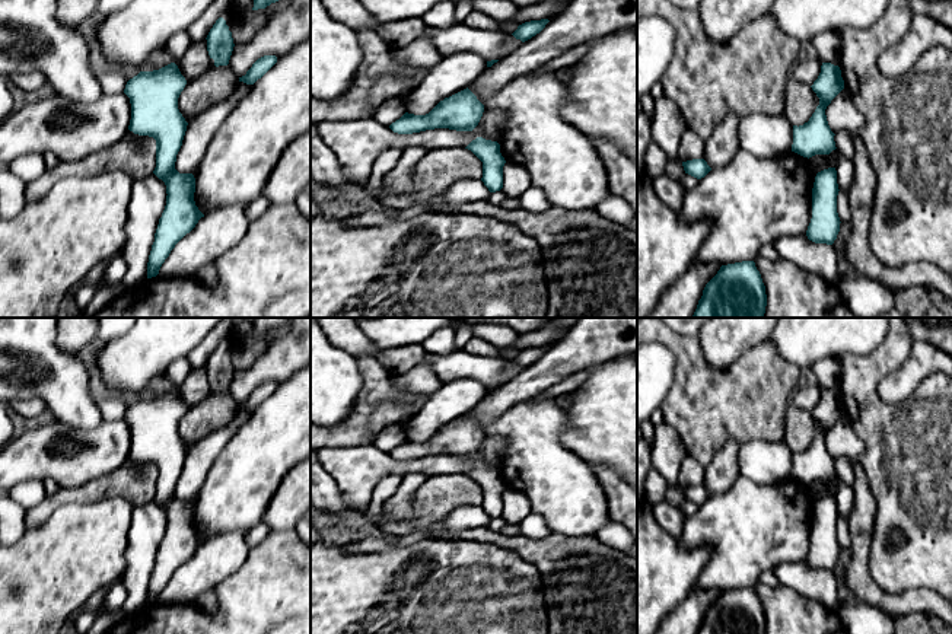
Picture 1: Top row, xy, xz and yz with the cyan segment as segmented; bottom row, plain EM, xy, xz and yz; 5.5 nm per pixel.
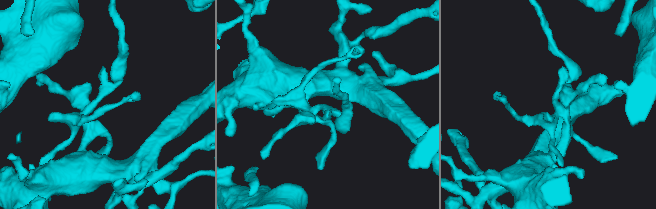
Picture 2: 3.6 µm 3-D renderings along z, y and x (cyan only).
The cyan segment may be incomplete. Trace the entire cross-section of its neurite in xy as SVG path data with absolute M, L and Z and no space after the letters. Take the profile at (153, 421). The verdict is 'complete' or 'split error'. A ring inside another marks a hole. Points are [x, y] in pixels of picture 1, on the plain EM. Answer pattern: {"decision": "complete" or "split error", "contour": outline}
{"decision": "complete", "contour": "M178 392L140 398L125 411L131 446L128 456L156 466L153 500L166 512L166 532L159 545L147 589L147 605L156 603L175 571L190 560L204 541L194 528L195 504L175 496L188 449L178 436L178 424L187 411Z"}

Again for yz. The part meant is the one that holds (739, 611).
{"decision": "complete", "contour": "M754 587L722 592L697 634L765 634L767 621Z"}

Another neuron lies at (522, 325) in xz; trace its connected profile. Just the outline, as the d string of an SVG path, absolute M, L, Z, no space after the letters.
M455 318L464 324L491 324L504 325L515 329L519 335L529 334L539 329L544 324L553 321L553 318Z

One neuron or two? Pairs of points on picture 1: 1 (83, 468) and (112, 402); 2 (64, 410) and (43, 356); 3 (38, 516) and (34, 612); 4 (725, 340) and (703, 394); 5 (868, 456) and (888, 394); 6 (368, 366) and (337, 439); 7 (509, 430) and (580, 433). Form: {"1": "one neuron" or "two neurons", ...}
{"1": "two neurons", "2": "one neuron", "3": "two neurons", "4": "two neurons", "5": "two neurons", "6": "one neuron", "7": "two neurons"}

